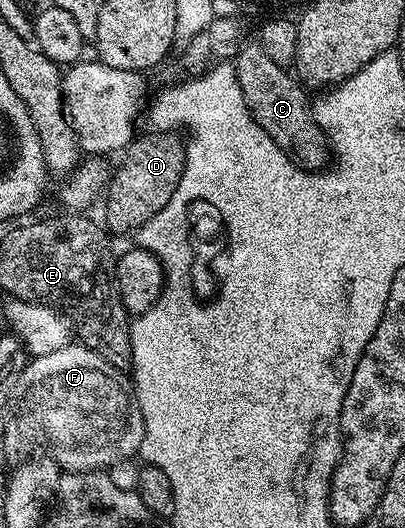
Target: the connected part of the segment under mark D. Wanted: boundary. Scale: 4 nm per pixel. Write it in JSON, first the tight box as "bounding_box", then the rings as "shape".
{"bounding_box":[104,134,186,236],"shape":[[[139,134],[137,138],[131,142],[130,146],[125,148],[124,154],[121,156],[121,158],[123,157],[122,164],[116,167],[116,170],[113,172],[112,178],[108,184],[108,190],[104,195],[104,203],[106,199],[106,221],[104,220],[104,223],[115,236],[117,236],[116,234],[126,235],[129,231],[130,234],[137,232],[138,228],[143,227],[152,217],[156,217],[156,213],[160,213],[160,209],[164,209],[164,205],[168,205],[168,201],[172,201],[172,193],[176,193],[176,185],[180,181],[182,170],[186,164],[186,149],[183,140],[178,140],[174,135],[141,135],[142,134]]]}

